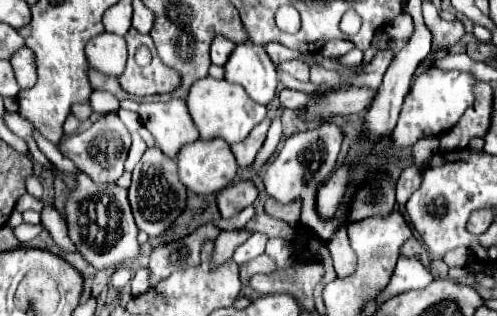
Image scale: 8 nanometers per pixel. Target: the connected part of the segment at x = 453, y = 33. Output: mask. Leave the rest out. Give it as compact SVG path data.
M455 18L453 22L433 20L433 22L429 22L427 28L433 32L433 50L431 50L429 58L433 58L433 54L437 50L447 50L451 44L461 40L461 36L465 34L465 26L459 18Z

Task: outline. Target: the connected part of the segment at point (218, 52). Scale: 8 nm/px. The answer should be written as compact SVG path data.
M217 36L211 44L211 62L217 64L217 66L225 66L225 62L231 56L233 48L235 48L235 44L231 40L227 40L223 36Z

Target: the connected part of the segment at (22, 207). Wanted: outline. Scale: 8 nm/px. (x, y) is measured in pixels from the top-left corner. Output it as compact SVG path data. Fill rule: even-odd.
M29 194L21 196L15 205L15 210L19 210L19 212L25 212L25 210L37 210L37 212L41 212L41 208L43 208L43 202L37 200L37 198L33 198L33 196L29 196Z

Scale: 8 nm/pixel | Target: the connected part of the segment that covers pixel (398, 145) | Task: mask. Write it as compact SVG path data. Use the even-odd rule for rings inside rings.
M425 70L419 74L413 84L409 94L405 96L397 126L391 134L391 144L397 152L411 148L417 140L421 138L435 138L447 130L451 130L463 112L473 104L473 84L477 82L475 76L459 70Z

